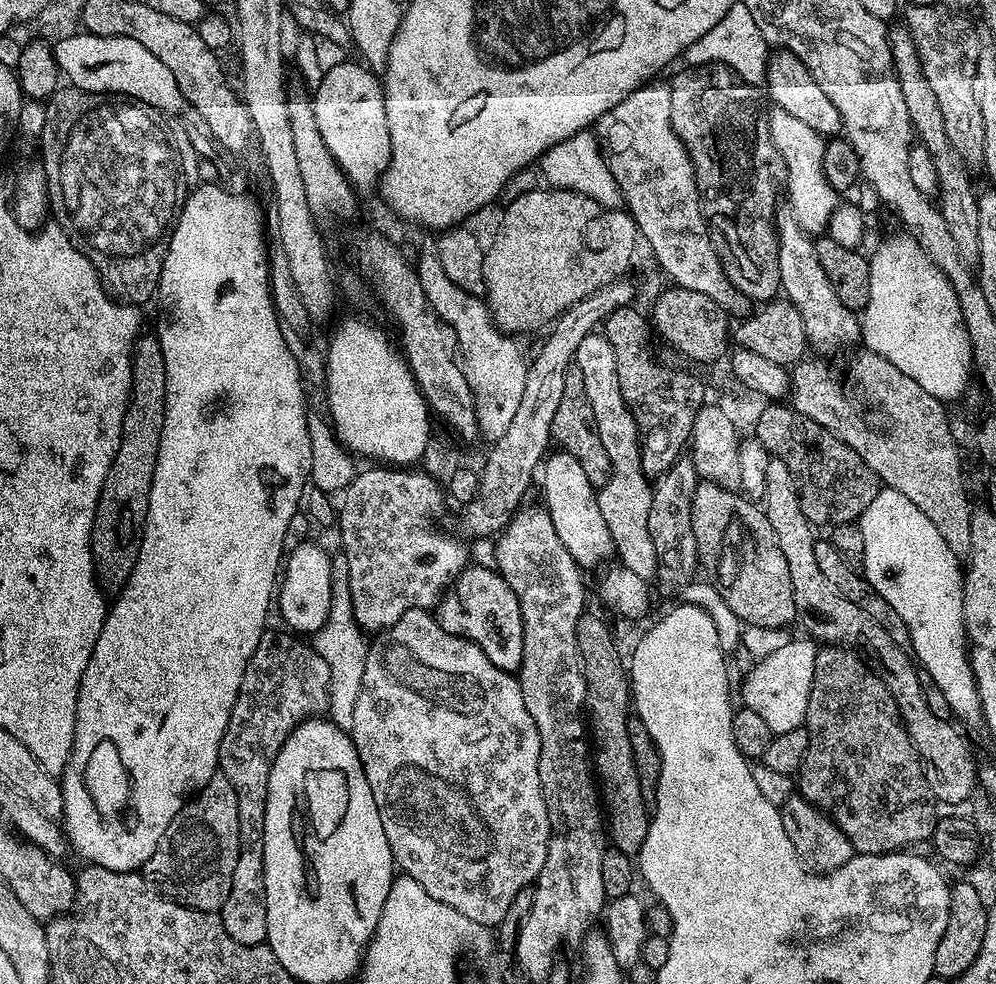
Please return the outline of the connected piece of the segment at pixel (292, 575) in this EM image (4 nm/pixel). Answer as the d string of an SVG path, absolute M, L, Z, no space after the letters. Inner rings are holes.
M300 544L296 549L289 551L286 563L282 568L282 579L278 584L278 608L280 604L280 616L285 620L287 627L296 634L314 634L326 622L332 605L332 582L334 573L329 553L324 553L316 544Z

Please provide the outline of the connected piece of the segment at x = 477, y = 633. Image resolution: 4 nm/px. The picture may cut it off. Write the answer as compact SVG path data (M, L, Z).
M469 566L453 579L449 589L440 597L434 609L442 630L455 636L472 640L502 670L519 673L522 666L522 610L514 590L504 581L495 567L475 568Z

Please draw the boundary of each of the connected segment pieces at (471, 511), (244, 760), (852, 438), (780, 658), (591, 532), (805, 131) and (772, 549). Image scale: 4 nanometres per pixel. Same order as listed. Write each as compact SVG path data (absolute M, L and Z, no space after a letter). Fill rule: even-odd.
M581 302L579 304L575 304L574 306L570 306L564 311L561 316L556 317L554 323L551 325L550 331L552 333L549 334L548 337L544 340L544 345L541 346L540 349L536 352L536 357L531 357L528 360L528 373L526 374L526 390L522 390L522 403L518 406L518 414L514 414L514 422L510 422L510 430L506 430L506 434L502 434L502 438L498 438L495 440L494 444L496 448L492 452L492 456L496 461L493 462L492 465L489 466L488 469L483 469L481 478L480 478L480 496L474 503L467 505L463 509L464 512L464 528L468 532L473 532L476 536L492 536L495 537L497 534L503 532L504 527L508 525L512 521L513 516L516 515L518 509L525 503L524 495L528 492L528 487L532 484L532 479L537 479L538 469L541 467L542 461L545 459L546 453L549 451L548 444L550 445L550 441L552 440L552 423L554 422L554 410L558 410L558 405L562 402L562 390L566 390L566 374L568 373L568 369L573 367L574 364L574 353L578 350L578 346L582 342L582 338L586 338L592 332L597 331L598 325L607 318L610 314L614 314L614 310L617 305L615 303L610 302L609 304L592 304L596 302Z
M265 631L252 651L242 686L230 710L230 722L220 743L219 771L234 786L238 798L238 834L240 853L234 862L237 872L233 894L225 908L228 931L238 940L253 945L264 932L264 904L261 903L260 872L264 869L264 827L266 826L266 790L274 758L286 738L305 718L327 713L330 690L330 666L316 653L311 643L303 644L291 631Z
M860 350L857 356L849 358L848 369L845 370L844 377L836 376L835 370L824 360L811 360L811 358L801 360L790 372L790 404L803 416L818 422L818 426L830 430L839 440L844 440L846 446L850 446L850 450L854 450L854 454L858 454L858 458L862 458L862 462L866 462L866 466L870 466L870 470L874 470L874 474L880 481L887 487L896 488L902 494L906 494L906 498L910 498L910 502L914 502L914 506L918 506L918 510L922 510L926 514L926 518L930 518L930 522L934 522L934 526L938 526L938 532L942 534L942 538L946 538L950 550L954 550L956 556L967 557L970 550L974 508L973 505L968 505L968 492L964 489L964 476L960 473L960 448L956 445L958 437L954 431L953 421L951 419L948 421L948 412L944 409L947 408L945 401L934 398L934 394L926 394L926 390L922 390L922 386L918 386L918 382L914 382L914 378L902 374L902 370L898 370L898 366L894 366L889 360L879 356L877 352Z
M792 638L789 644L780 650L757 659L744 680L743 707L754 710L754 714L759 714L774 734L804 727L806 706L810 702L810 690L814 682L818 648L811 639L803 639Z
M563 450L554 452L542 464L543 507L547 508L554 522L554 530L558 530L558 538L562 538L562 546L570 550L574 562L584 570L596 568L603 560L613 559L616 550L610 530L606 530L606 518L602 518L602 510L598 510L597 489L590 478L586 478L586 470L582 470L574 454Z
M778 107L771 109L768 125L774 146L786 162L786 200L788 196L787 203L792 213L809 234L823 233L828 227L832 211L838 207L838 193L830 186L830 182L826 182L826 174L822 170L825 137L810 130L810 126L806 126L806 122L799 118L794 118L794 114L786 114L786 110Z
M700 482L694 490L692 520L694 538L697 539L699 563L703 571L709 572L707 575L711 583L715 584L718 594L726 598L726 606L730 606L730 610L734 610L734 614L738 614L738 618L745 625L787 629L790 625L788 623L794 618L797 619L798 616L790 586L790 569L786 567L782 546L778 546L774 526L770 526L763 507L739 491L723 488L717 484Z

